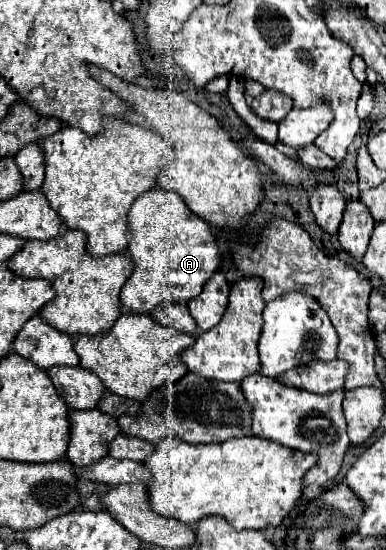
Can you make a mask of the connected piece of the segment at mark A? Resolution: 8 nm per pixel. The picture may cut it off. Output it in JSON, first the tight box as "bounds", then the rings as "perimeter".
{"bounds":[120,189,220,313],"perimeter":[[[150,189],[142,193],[130,205],[128,229],[130,229],[128,253],[134,259],[134,271],[120,291],[120,301],[132,313],[150,313],[160,303],[186,303],[194,299],[194,295],[200,295],[204,283],[220,267],[220,251],[214,241],[214,235],[210,233],[208,223],[194,215],[194,211],[190,211],[184,199],[174,191]]]}

